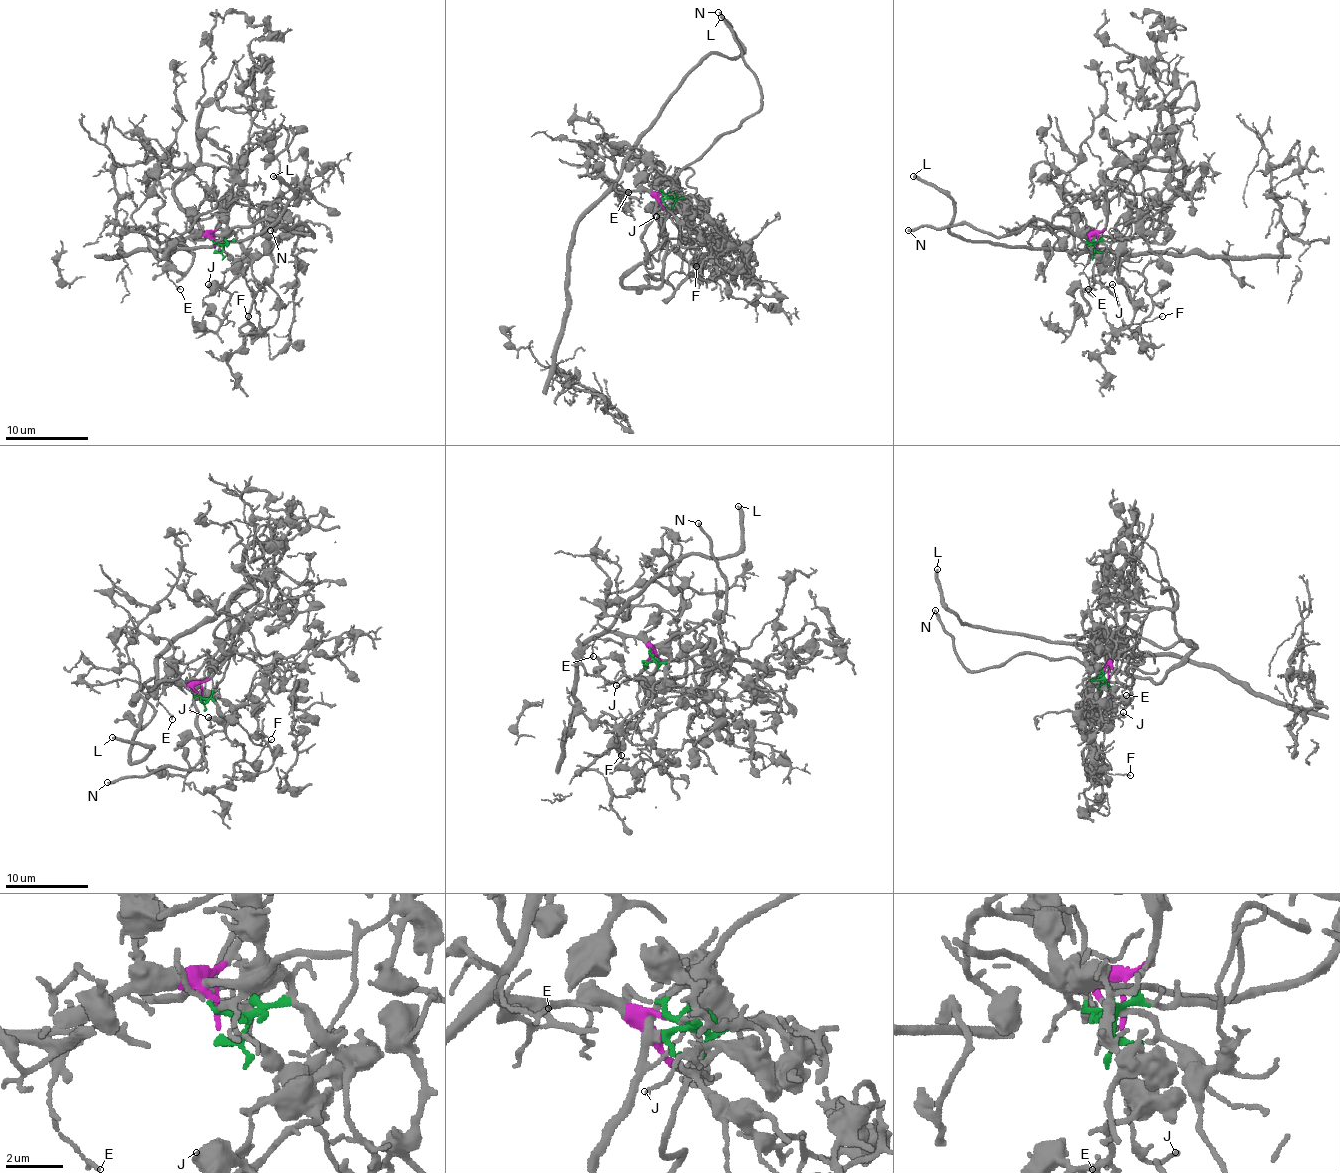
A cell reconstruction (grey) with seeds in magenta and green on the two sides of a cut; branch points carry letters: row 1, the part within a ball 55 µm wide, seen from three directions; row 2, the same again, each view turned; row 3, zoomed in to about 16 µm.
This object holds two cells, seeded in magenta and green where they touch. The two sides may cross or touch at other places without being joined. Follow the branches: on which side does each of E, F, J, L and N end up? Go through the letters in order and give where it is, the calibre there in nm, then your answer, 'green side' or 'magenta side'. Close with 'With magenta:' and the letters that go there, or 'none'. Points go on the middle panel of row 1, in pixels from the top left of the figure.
E: (628, 192) | 150 nm | magenta side
F: (696, 266) | 110 nm | green side
J: (656, 216) | 100 nm | green side
L: (721, 17) | 300 nm | magenta side
N: (718, 12) | 240 nm | green side
With magenta: E, L

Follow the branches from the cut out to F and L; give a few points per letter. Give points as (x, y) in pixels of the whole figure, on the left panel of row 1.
F: (216, 250), (237, 242), (251, 258), (253, 277), (260, 285), (249, 310), (253, 325), (247, 316)
L: (214, 248), (210, 236), (185, 236), (175, 242), (170, 252), (243, 242), (266, 229), (293, 196), (272, 175)

